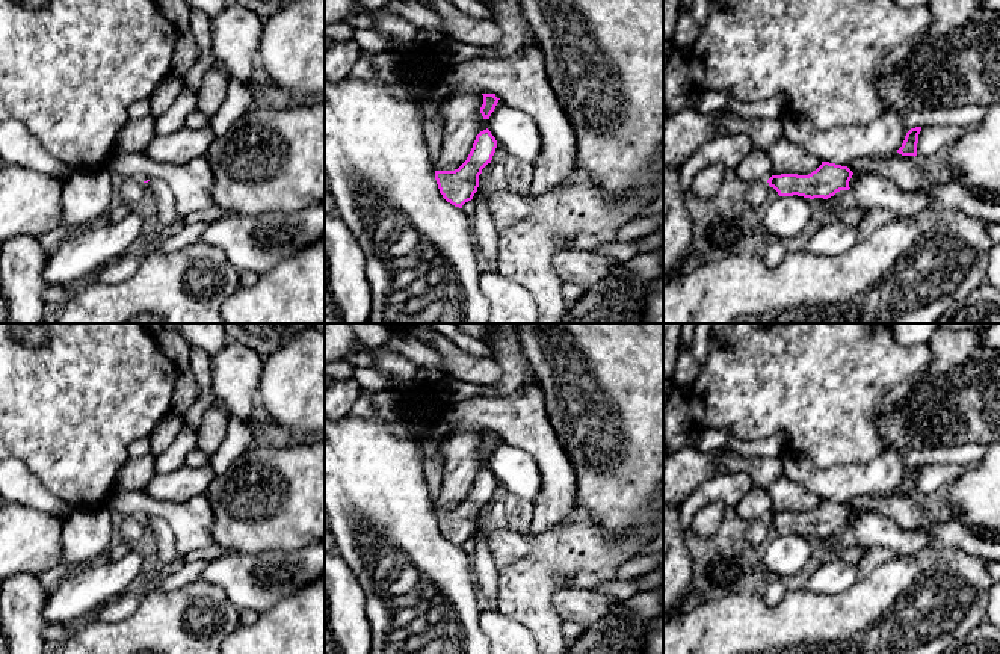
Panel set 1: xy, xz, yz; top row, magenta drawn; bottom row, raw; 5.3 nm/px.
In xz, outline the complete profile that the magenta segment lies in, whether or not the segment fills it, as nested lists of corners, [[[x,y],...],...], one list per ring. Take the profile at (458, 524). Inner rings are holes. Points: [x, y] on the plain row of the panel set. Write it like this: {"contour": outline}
{"contour": [[[486,467],[476,474],[467,498],[455,509],[435,509],[435,518],[443,536],[455,545],[473,538],[479,526],[482,507],[491,501],[497,479]]]}

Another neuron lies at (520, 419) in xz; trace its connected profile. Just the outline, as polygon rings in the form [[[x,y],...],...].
[[[533,373],[517,393],[503,399],[471,397],[443,412],[455,432],[495,432],[503,443],[526,452],[538,465],[542,486],[533,509],[530,535],[556,530],[574,511],[577,492],[571,461],[545,412],[544,393]]]

